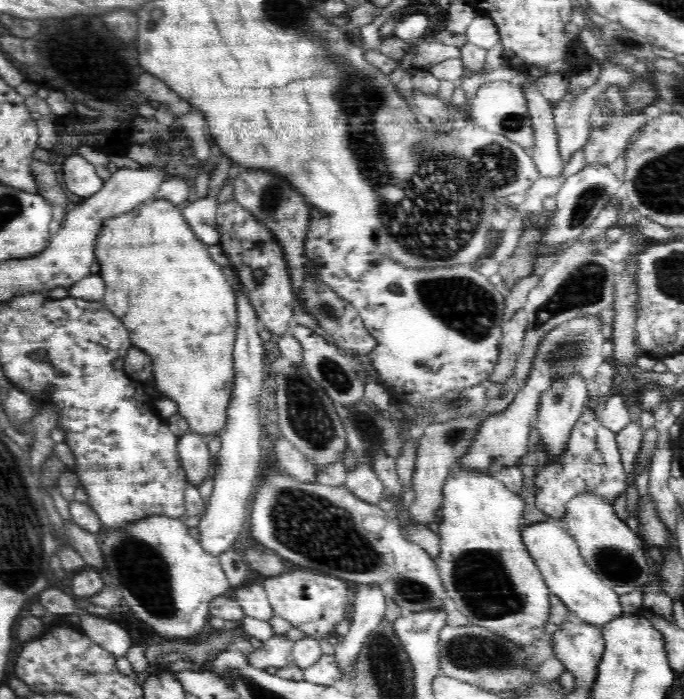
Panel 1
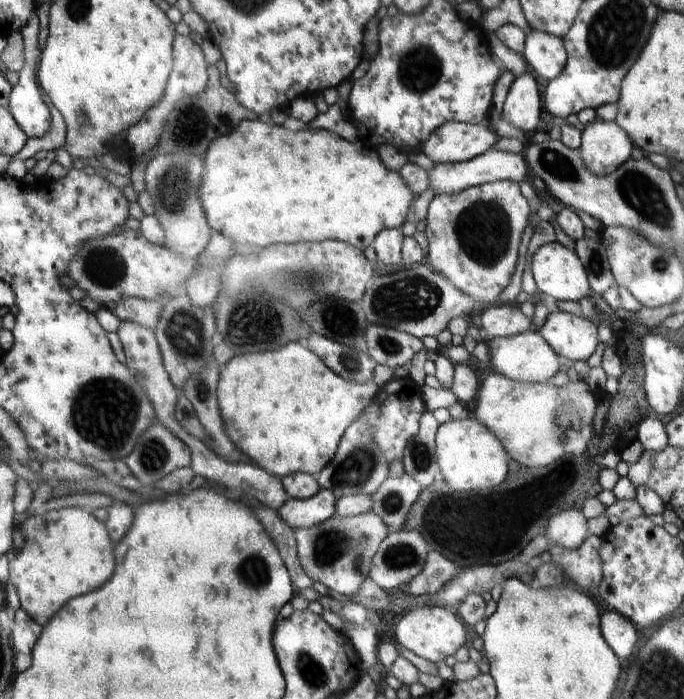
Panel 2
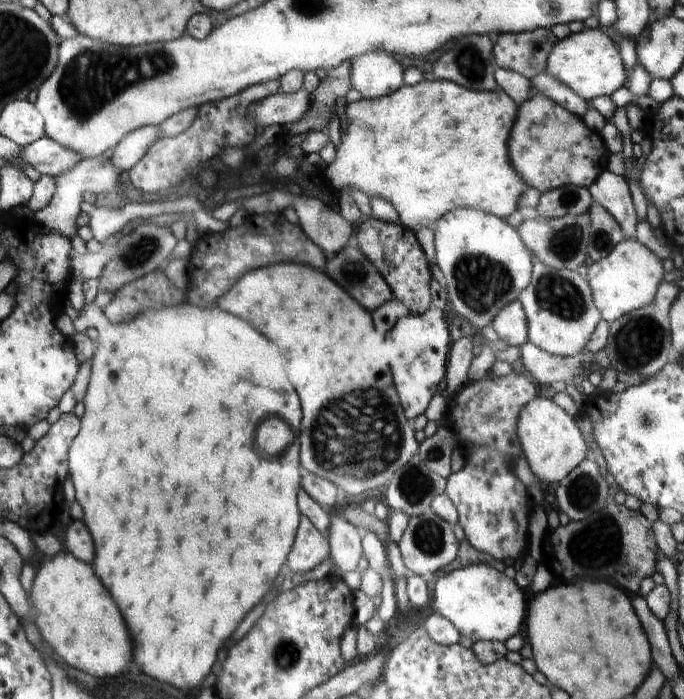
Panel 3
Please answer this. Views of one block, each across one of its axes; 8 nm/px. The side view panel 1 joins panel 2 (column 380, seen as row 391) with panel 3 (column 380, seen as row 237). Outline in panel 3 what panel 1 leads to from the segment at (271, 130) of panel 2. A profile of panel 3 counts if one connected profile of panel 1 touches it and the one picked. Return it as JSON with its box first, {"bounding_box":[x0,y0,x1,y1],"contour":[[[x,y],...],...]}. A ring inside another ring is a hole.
{"bounding_box":[326,80,526,231],"contour":[[[446,80],[402,85],[390,96],[383,95],[374,100],[363,98],[347,104],[347,134],[341,134],[342,144],[336,146],[335,160],[328,164],[326,175],[340,190],[354,186],[369,198],[388,198],[398,210],[400,223],[413,231],[420,226],[433,229],[436,220],[440,220],[450,206],[468,206],[506,218],[518,208],[516,200],[520,200],[520,194],[526,190],[522,179],[512,172],[514,168],[508,158],[508,136],[516,114],[519,114],[519,106],[499,89],[474,92]]]}

